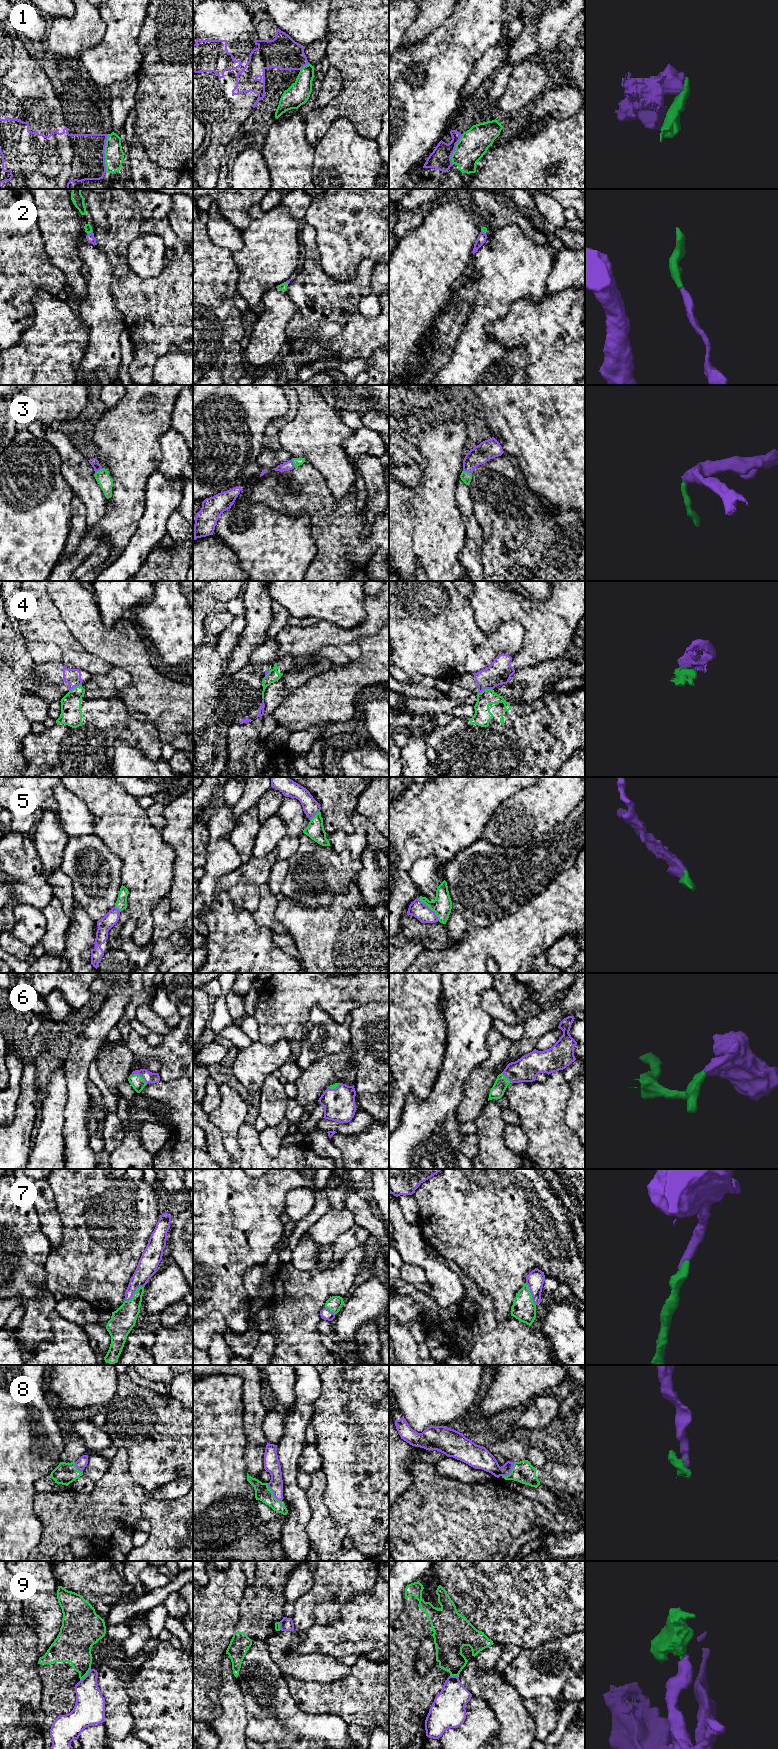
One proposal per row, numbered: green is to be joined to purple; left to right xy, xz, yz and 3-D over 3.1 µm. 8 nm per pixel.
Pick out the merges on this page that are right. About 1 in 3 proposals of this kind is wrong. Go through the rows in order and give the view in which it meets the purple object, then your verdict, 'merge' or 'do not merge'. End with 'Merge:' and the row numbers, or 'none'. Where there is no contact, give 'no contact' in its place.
1: xy | do not merge
2: xy | merge
3: xz | merge
4: yz | do not merge
5: yz | merge
6: xy | merge
7: xy | merge
8: xz | merge
9: xy | do not merge
Merge: 2, 3, 5, 6, 7, 8

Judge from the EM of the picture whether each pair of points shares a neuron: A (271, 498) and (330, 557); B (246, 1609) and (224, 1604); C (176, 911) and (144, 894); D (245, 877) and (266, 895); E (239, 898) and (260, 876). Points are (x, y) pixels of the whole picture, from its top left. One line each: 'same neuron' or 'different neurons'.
A: same neuron
B: different neurons
C: different neurons
D: different neurons
E: different neurons

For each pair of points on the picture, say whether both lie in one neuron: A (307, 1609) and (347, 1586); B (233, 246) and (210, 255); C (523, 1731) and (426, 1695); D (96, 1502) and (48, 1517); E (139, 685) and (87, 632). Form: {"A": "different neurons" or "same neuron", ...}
{"A": "same neuron", "B": "different neurons", "C": "different neurons", "D": "same neuron", "E": "same neuron"}

